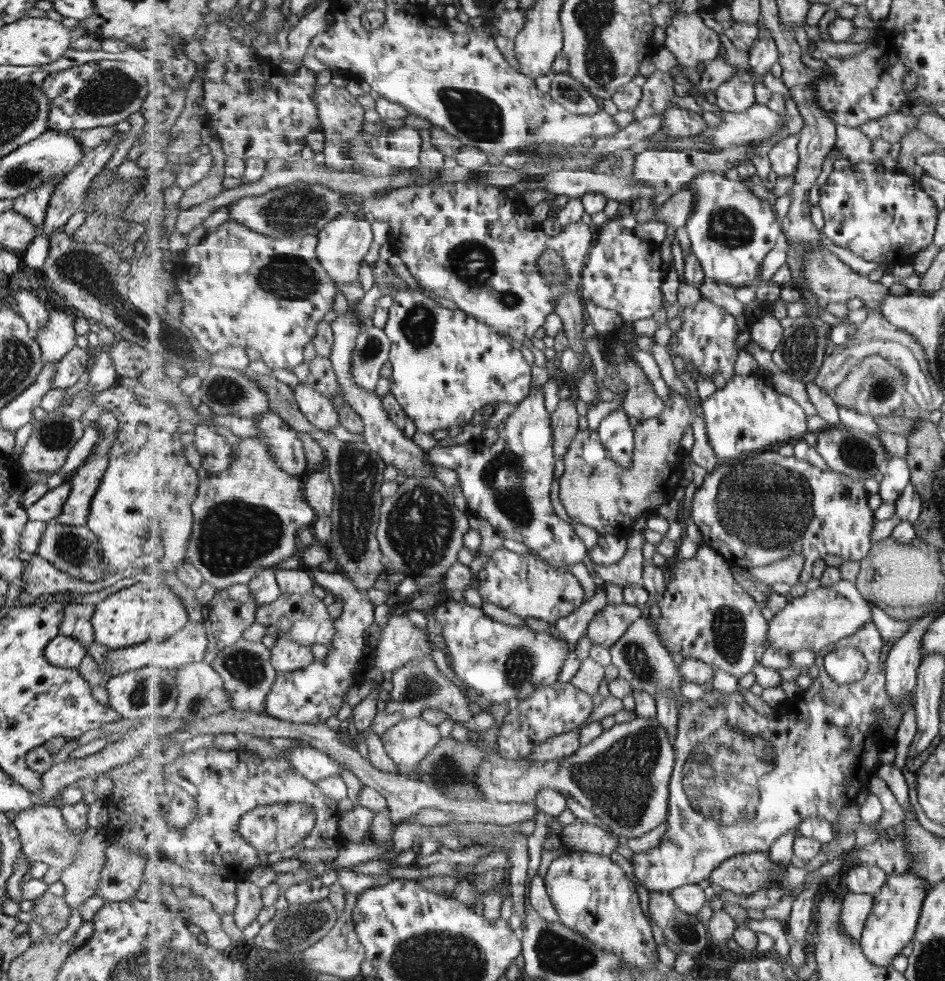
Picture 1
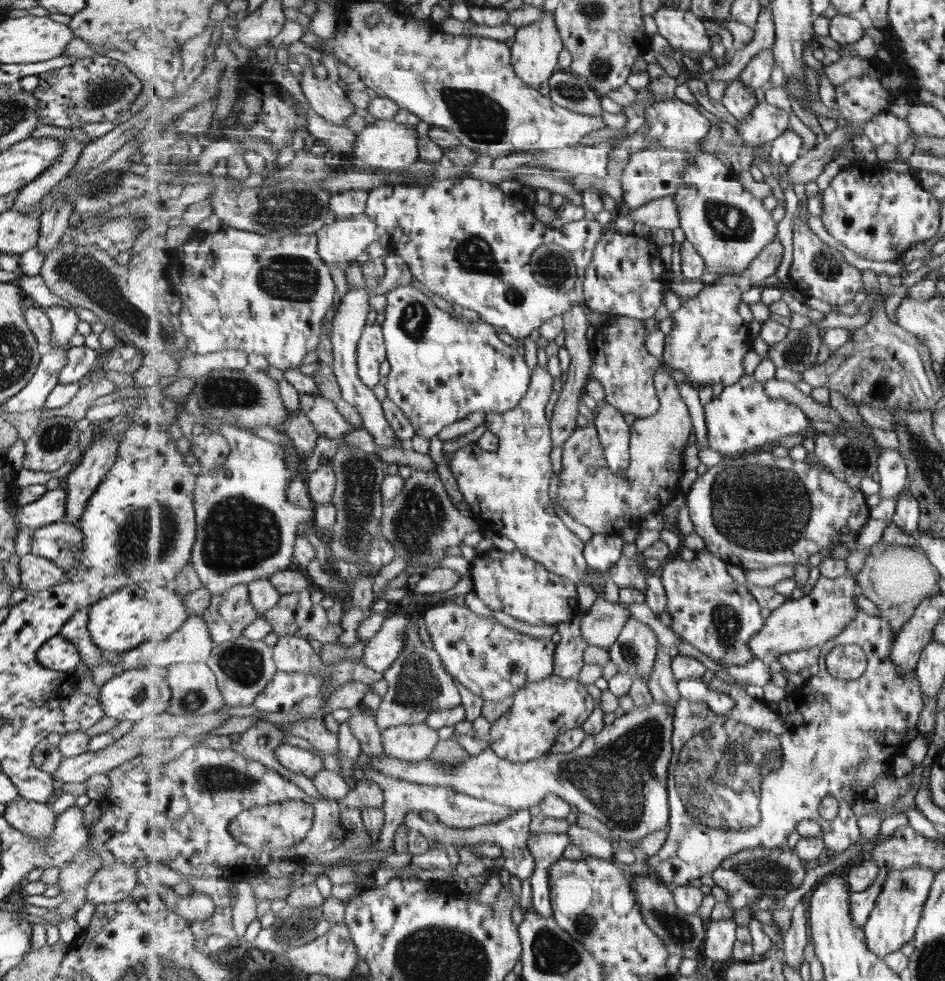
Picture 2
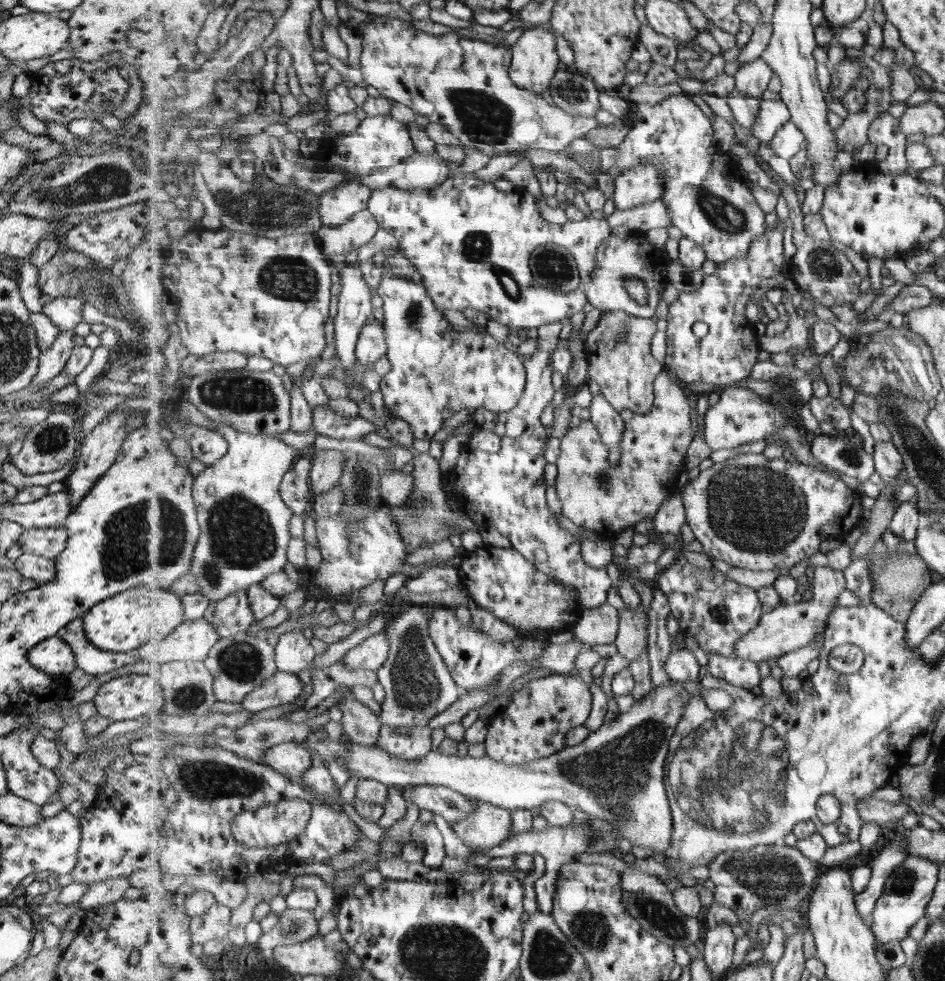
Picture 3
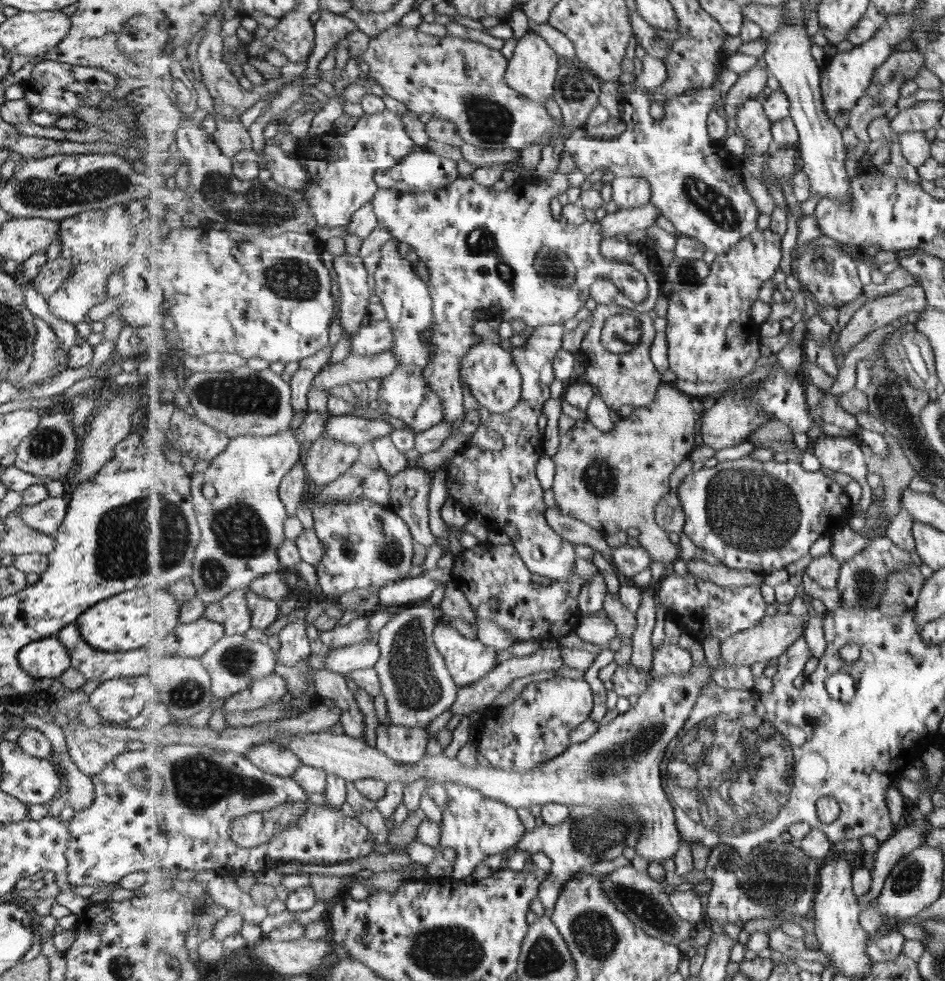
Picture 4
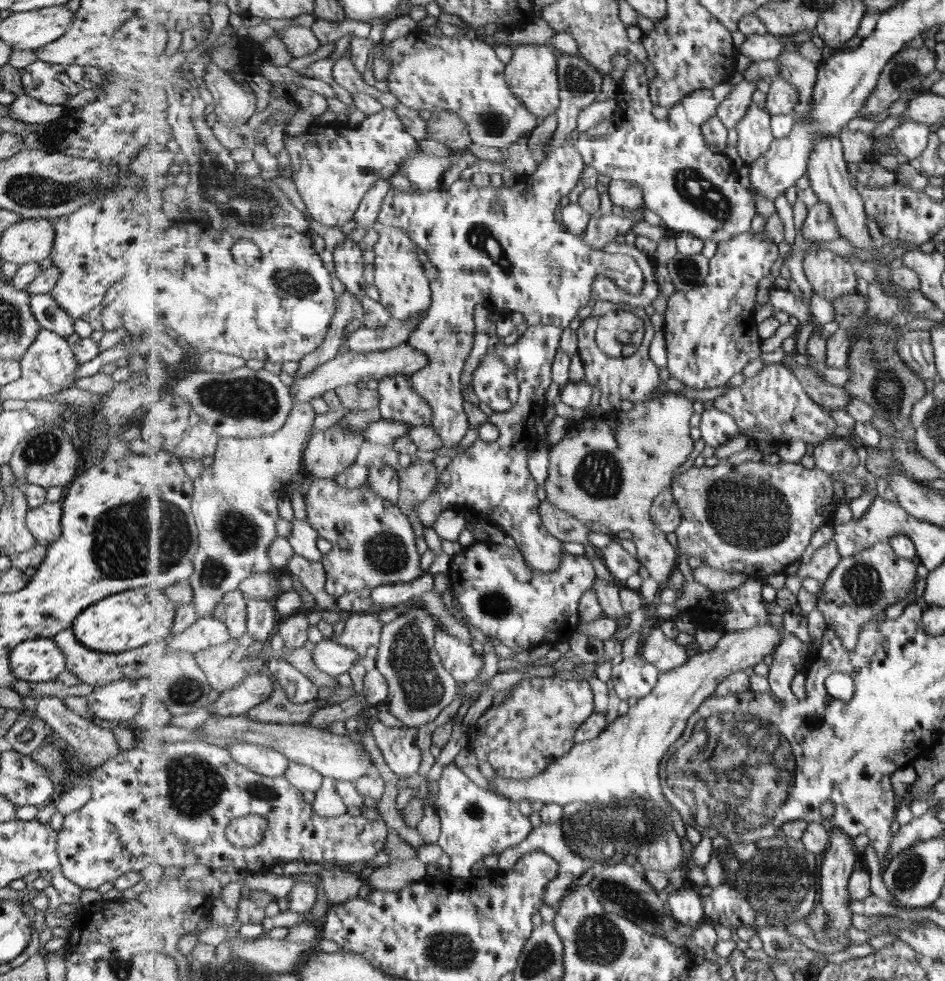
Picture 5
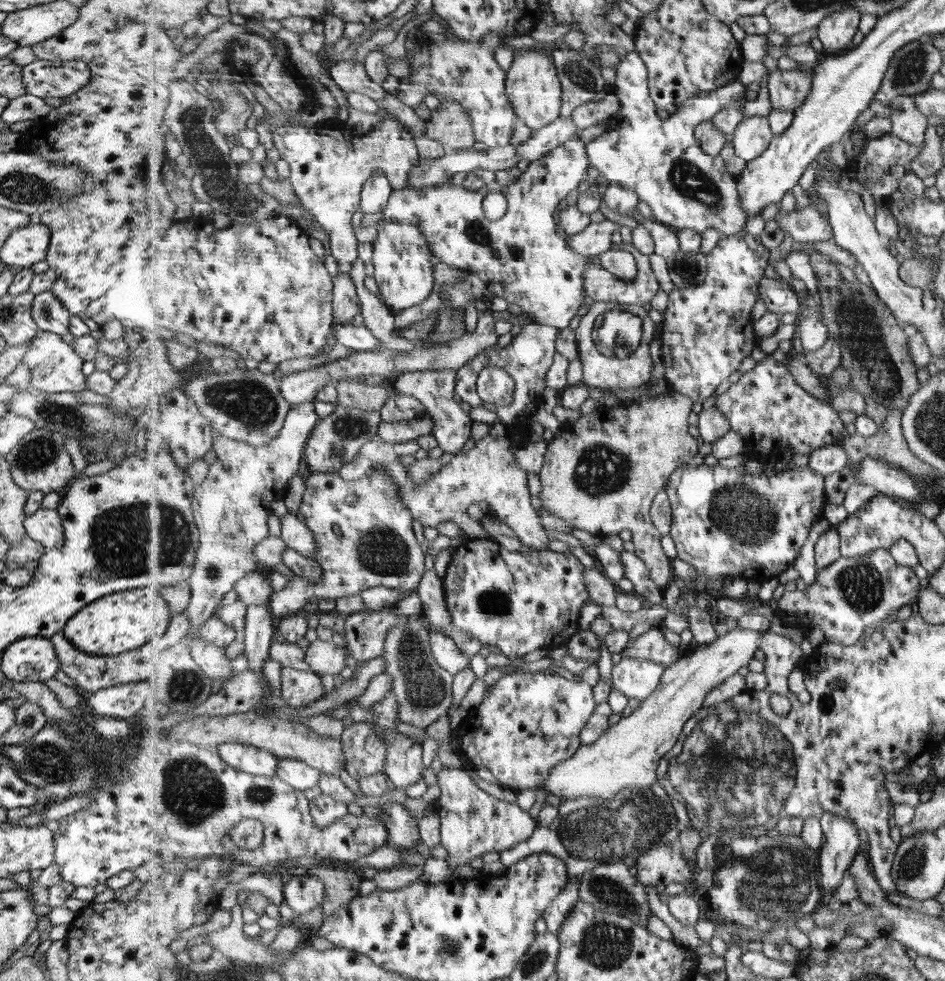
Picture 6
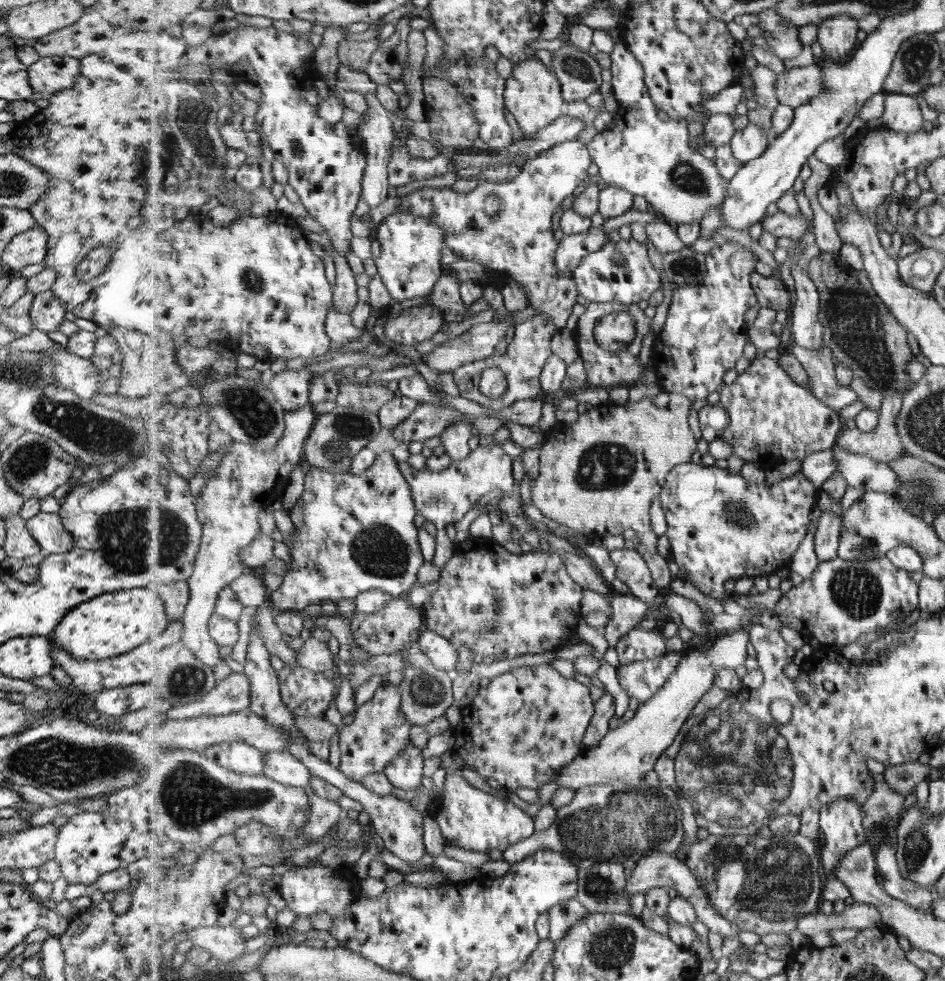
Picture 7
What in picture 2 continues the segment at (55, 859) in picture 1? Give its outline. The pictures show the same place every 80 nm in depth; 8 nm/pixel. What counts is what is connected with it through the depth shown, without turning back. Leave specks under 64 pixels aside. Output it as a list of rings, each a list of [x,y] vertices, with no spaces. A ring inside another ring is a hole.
[[[19,797],[5,804],[3,819],[17,831],[29,835],[33,839],[43,838],[38,847],[46,847],[50,843],[50,834],[53,831],[53,822],[57,815],[48,804],[26,801]]]

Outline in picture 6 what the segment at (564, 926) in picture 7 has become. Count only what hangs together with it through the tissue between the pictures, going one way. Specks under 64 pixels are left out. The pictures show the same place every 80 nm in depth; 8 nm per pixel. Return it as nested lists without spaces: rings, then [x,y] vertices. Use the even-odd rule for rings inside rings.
[[[578,878],[572,882],[569,882],[565,886],[565,890],[549,904],[549,908],[543,912],[543,916],[546,931],[552,932],[553,934],[559,934],[561,930],[561,924],[573,910],[574,906],[579,899],[581,880]]]

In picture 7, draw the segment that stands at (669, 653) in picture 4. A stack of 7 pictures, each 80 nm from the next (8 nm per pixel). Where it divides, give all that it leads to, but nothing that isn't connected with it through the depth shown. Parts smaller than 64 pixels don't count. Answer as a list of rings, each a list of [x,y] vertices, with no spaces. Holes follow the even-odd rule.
[[[638,627],[618,640],[616,650],[622,664],[659,658],[669,653],[660,630],[649,631]]]

